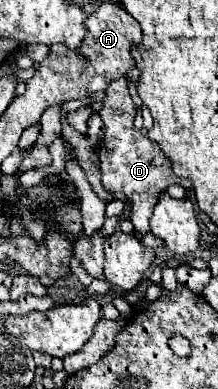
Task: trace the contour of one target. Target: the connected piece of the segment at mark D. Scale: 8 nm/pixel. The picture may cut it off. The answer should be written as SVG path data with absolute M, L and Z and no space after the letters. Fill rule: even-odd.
M120 77L118 81L112 81L112 85L106 89L106 97L98 113L106 127L104 141L100 145L100 175L102 175L102 185L110 193L122 191L132 201L130 221L138 233L148 233L150 213L154 209L156 195L160 195L168 185L174 183L182 185L182 179L174 175L170 159L164 157L162 149L134 127L136 105L130 97L128 83L130 83L128 77Z

